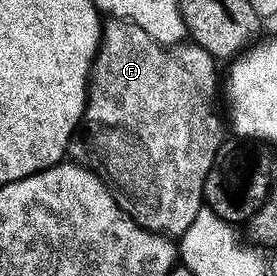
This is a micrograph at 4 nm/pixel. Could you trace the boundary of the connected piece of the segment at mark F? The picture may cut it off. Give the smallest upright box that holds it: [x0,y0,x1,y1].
[84,19,222,239]

